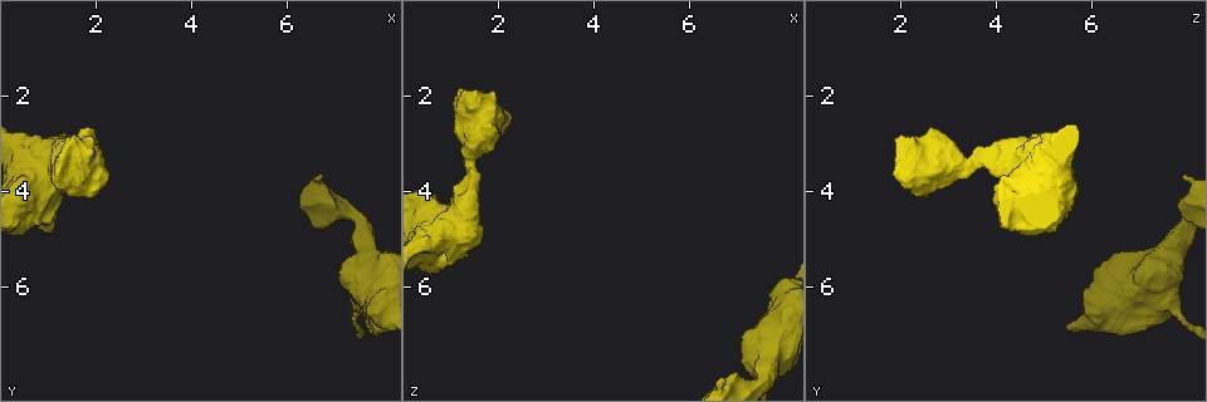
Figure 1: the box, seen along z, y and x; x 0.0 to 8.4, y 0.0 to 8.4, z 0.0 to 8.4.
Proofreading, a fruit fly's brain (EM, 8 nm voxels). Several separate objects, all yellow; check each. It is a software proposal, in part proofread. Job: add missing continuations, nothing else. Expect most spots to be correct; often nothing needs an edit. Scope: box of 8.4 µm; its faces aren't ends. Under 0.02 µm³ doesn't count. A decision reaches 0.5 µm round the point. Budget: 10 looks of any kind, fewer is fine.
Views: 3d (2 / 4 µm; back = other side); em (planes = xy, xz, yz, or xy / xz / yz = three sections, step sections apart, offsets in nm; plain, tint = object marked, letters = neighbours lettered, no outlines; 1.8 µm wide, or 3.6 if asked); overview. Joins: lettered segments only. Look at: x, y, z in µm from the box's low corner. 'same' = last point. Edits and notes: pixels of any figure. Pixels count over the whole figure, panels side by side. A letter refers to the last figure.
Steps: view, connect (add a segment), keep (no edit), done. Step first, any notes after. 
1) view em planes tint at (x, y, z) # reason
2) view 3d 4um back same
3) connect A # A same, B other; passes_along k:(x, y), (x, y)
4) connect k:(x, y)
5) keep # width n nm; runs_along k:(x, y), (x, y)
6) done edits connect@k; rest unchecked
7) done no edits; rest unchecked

view em planes letters at (6.70, 3.75, 7.85) # long arm stops here

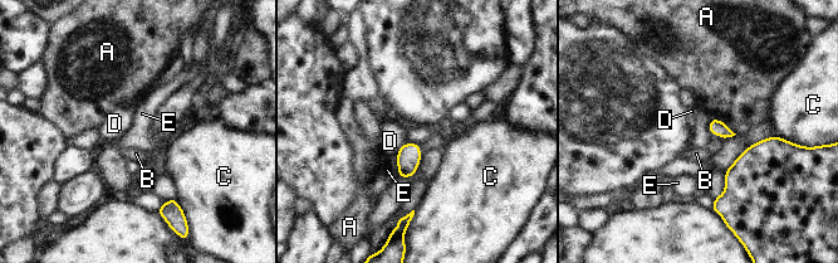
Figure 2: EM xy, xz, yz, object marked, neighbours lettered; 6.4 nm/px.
keep # longest_contact E 150 nm; A other, B other, C other, D other, E other; no lettered segment goes on from it

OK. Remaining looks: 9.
view 3d 4um at (7.75, 6.95, 6.75) # stops while still wide

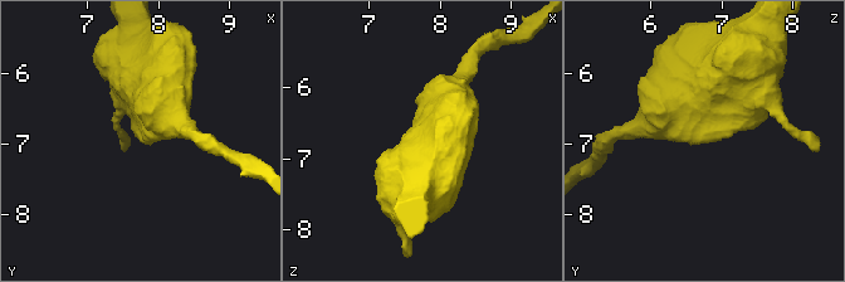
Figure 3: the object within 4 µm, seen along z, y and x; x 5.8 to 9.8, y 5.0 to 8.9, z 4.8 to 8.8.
view em 3.6um planes letters at (7.75, 6.95, 6.75)

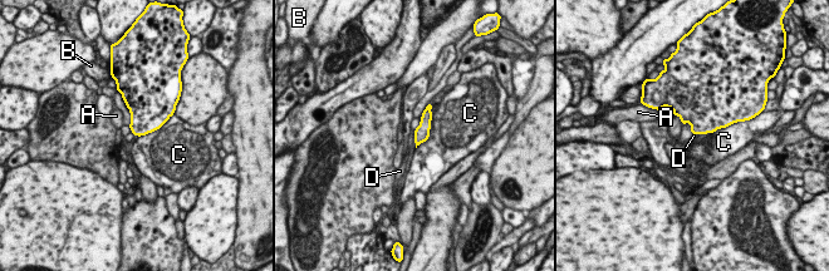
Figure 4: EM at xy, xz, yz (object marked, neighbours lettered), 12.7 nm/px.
keep # A other, B other, C other, D other; border 4:(415, 129), (412, 139); no lettered segment goes on from it

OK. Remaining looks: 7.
view em 3.6um planes letters at (1.35, 2.85, 5.00) # free end

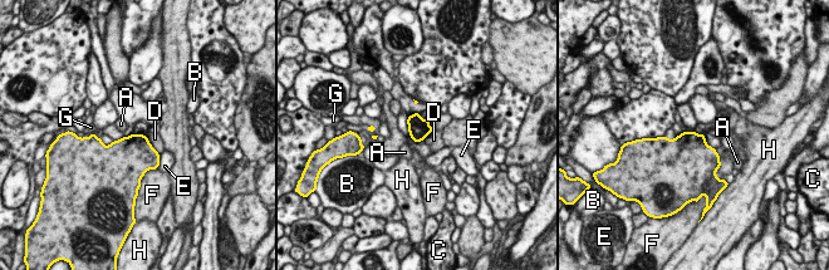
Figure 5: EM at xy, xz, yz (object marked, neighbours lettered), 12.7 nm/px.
keep # A other, B other, C other, D other, E other, F other, G other, H other; none of them fits

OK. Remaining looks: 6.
view 3d 4um at (1.55, 2.90, 1.85) # free end

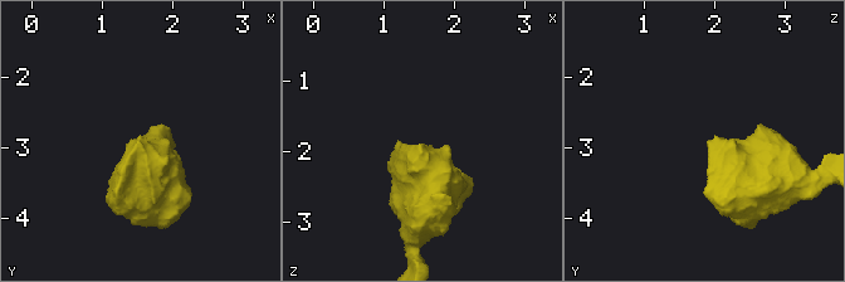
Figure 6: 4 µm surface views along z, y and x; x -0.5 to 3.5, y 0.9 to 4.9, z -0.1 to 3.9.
view em 3.6um planes letters at (1.55, 2.85, 1.90)

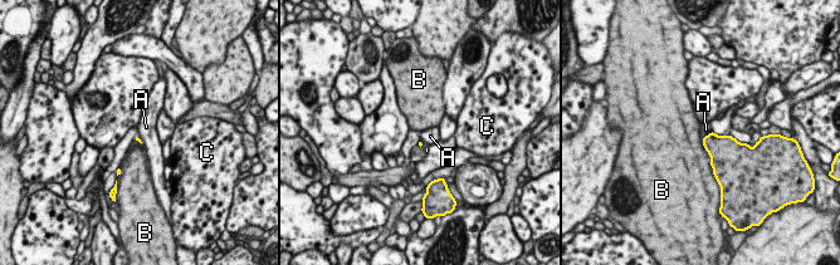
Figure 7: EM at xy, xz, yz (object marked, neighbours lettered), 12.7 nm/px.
keep # A other, B other, C other; border 7:(711, 131), (702, 138); none of them fits

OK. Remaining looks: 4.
done no edits; rest unchecked

